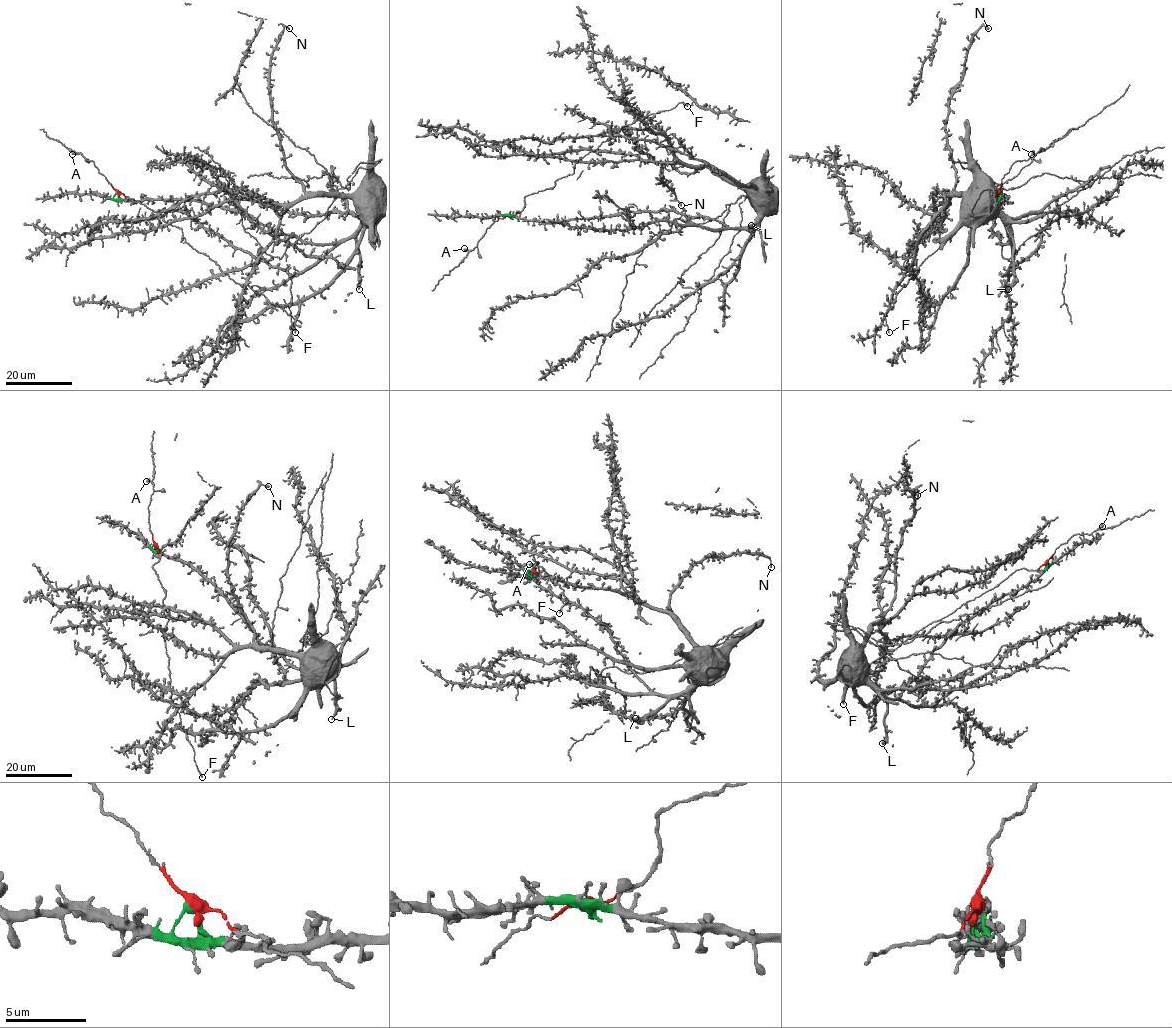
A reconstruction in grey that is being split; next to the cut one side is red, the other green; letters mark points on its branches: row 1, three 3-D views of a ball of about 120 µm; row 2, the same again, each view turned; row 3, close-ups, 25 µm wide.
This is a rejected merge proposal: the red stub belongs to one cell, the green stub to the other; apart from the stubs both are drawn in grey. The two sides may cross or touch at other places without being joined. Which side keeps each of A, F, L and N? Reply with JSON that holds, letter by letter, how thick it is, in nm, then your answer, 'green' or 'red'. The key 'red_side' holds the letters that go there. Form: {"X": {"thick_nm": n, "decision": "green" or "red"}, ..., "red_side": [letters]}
{"A": {"thick_nm": 440, "decision": "red"}, "F": {"thick_nm": 180, "decision": "red"}, "L": {"thick_nm": 320, "decision": "green"}, "N": {"thick_nm": 420, "decision": "green"}, "red_side": ["A", "F"]}

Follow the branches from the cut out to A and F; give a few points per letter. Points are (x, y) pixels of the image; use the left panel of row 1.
A: (118, 192), (94, 163), (86, 160), (80, 152), (72, 154)
F: (118, 192), (180, 228), (194, 249), (232, 279), (247, 284), (287, 313), (295, 333)

